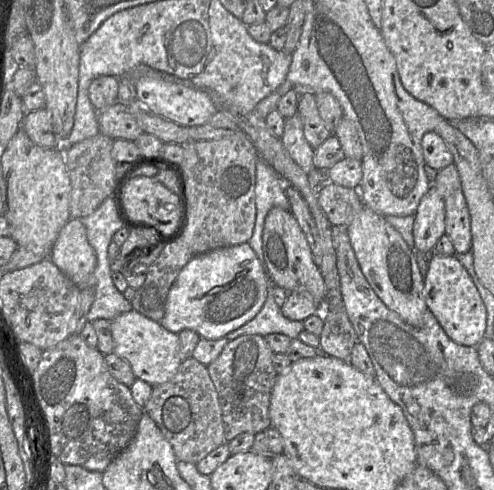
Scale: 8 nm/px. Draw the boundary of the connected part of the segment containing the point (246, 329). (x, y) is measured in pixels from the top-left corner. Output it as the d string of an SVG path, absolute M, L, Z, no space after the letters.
M270 281L267 298L258 314L244 325L229 332L225 338L231 341L245 334L265 336L271 333L285 334L290 339L298 338L299 333L304 330L303 323L290 320L282 314L281 308L274 301L274 286Z

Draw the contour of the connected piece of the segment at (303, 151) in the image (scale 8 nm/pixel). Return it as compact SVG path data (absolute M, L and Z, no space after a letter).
M298 112L285 120L284 133L280 140L290 157L303 171L310 173L314 169L314 149L304 137L303 123Z

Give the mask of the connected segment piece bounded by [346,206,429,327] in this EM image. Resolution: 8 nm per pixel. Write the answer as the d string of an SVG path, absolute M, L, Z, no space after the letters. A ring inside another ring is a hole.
M365 206L346 229L360 269L376 295L406 323L414 327L423 326L424 314L429 309L423 295L424 277L415 251L410 249L385 216Z

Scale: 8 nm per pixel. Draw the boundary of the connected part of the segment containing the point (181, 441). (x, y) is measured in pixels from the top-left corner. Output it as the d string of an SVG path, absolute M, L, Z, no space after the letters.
M192 357L182 361L169 381L153 386L151 397L143 410L170 443L178 461L197 464L225 442L217 390L207 366Z

